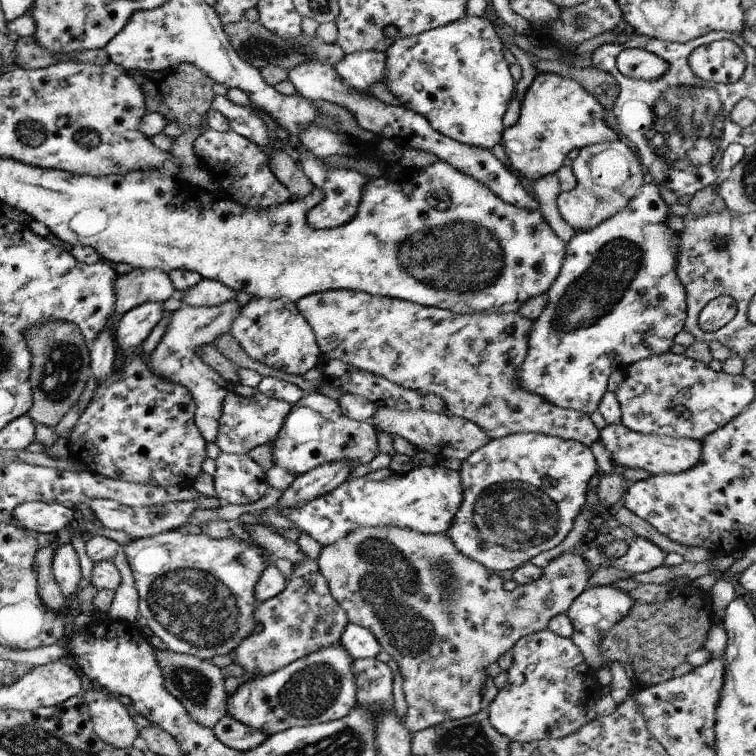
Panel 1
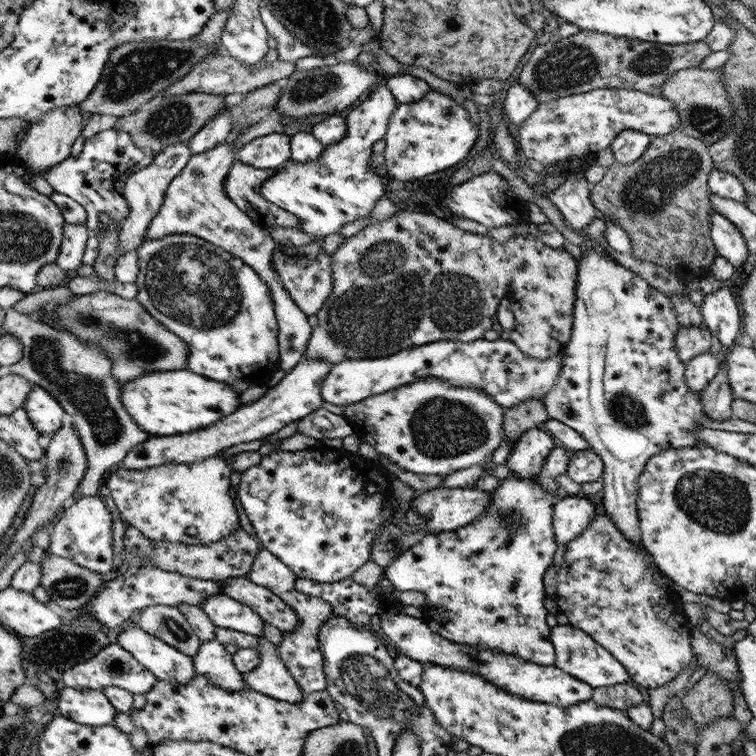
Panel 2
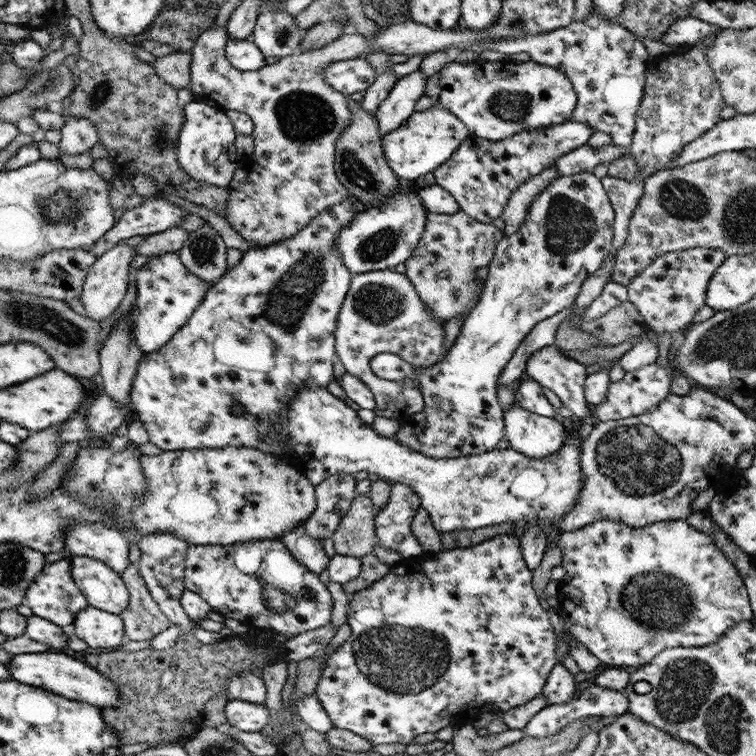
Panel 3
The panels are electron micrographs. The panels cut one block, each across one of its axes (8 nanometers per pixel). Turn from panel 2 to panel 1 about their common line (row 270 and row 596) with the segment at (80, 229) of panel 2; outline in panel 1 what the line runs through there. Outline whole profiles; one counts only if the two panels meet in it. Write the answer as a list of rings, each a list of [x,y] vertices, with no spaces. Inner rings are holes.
[[[59,543],[54,548],[51,560],[52,573],[64,599],[66,599],[67,596],[71,596],[71,594],[75,594],[76,596],[76,593],[79,591],[77,585],[81,588],[83,583],[81,571],[79,571],[77,554],[73,547],[71,547],[71,543]]]

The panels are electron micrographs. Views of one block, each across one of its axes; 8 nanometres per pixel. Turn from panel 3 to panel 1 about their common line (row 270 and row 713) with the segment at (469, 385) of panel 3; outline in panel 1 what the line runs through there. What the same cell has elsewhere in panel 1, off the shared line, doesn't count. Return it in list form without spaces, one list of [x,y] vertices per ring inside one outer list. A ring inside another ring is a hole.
[[[545,628],[519,638],[510,651],[512,663],[506,670],[507,684],[497,691],[487,710],[489,724],[499,734],[520,743],[558,739],[597,717],[594,704],[602,696],[601,685],[596,681],[595,670],[584,661],[570,638],[561,638]]]

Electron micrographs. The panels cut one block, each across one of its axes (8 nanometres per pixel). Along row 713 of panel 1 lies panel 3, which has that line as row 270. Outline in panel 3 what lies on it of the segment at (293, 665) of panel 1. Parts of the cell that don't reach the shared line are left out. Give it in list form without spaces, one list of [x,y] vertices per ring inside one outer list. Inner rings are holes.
[[[348,197],[339,203],[335,203],[315,215],[313,219],[305,226],[301,227],[295,235],[280,241],[267,245],[266,247],[252,248],[244,251],[241,258],[233,267],[228,267],[215,282],[209,284],[207,291],[204,292],[201,303],[195,307],[195,310],[183,326],[175,331],[175,334],[163,346],[159,347],[152,353],[144,353],[143,357],[137,363],[137,371],[133,377],[130,388],[130,404],[132,410],[137,412],[137,420],[141,422],[145,432],[147,432],[148,441],[151,444],[159,447],[163,451],[174,450],[191,450],[203,447],[223,448],[229,446],[249,447],[261,451],[271,453],[277,459],[288,459],[289,452],[285,454],[285,446],[279,442],[279,419],[283,417],[287,403],[295,397],[295,393],[303,387],[325,387],[329,381],[334,380],[331,366],[333,364],[333,355],[335,355],[333,331],[335,330],[335,321],[339,307],[345,299],[349,283],[351,280],[351,273],[347,271],[347,267],[341,261],[341,255],[333,249],[333,240],[337,238],[341,228],[347,228],[351,224],[351,220],[355,218],[358,211]],[[233,404],[241,406],[241,413],[233,413],[231,408]],[[271,419],[273,421],[273,430],[269,434],[265,434],[265,429],[269,429],[269,422],[265,426],[265,421]]]

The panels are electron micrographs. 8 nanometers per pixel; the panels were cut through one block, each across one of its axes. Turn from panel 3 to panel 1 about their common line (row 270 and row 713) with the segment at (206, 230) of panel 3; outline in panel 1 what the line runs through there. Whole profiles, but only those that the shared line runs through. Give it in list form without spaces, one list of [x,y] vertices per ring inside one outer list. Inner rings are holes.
[[[154,647],[154,657],[158,662],[159,670],[161,671],[164,683],[163,686],[167,692],[171,693],[180,703],[183,708],[190,713],[190,717],[204,727],[212,728],[212,726],[226,713],[226,697],[225,689],[223,689],[224,678],[220,668],[216,667],[209,659],[200,659],[183,653],[176,653],[169,649],[156,649]]]

